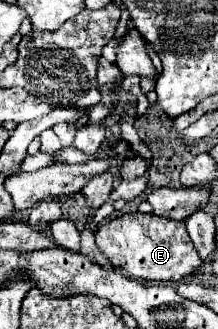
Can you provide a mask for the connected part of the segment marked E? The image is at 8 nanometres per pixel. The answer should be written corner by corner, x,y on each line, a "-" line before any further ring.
128,212
108,220
106,224
98,226
96,244
112,262
112,266
120,268
132,278
176,282
202,268
202,258
188,236
186,224
174,222
172,218
158,218
156,214

